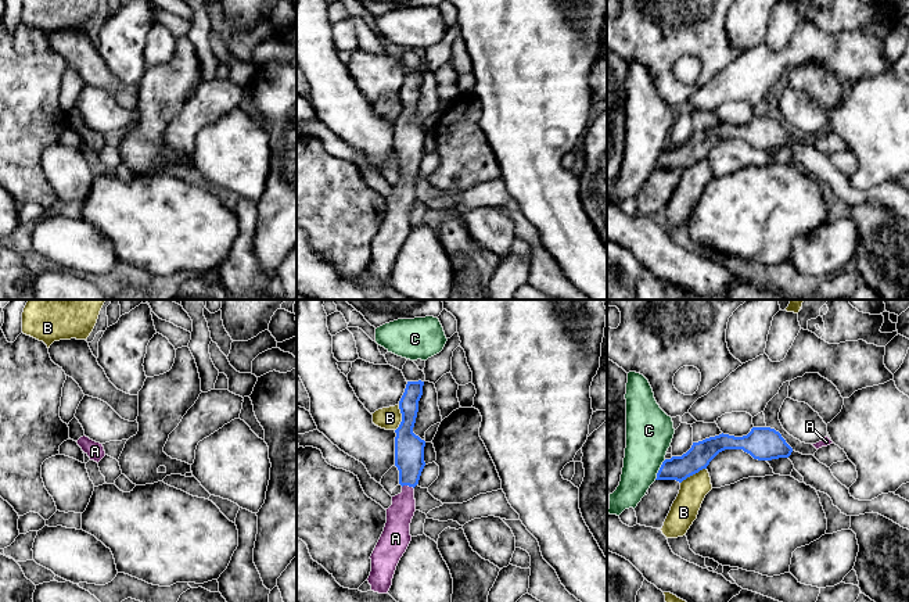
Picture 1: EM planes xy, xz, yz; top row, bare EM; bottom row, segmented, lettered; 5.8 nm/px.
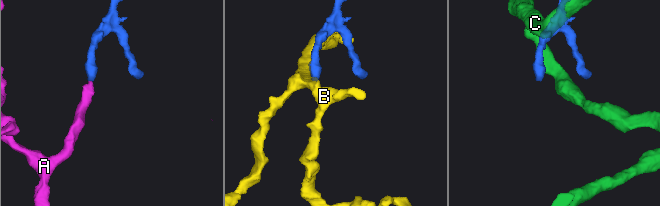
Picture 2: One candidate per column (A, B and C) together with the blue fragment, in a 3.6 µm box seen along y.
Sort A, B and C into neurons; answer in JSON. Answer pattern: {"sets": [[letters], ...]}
{"sets": [["A"], ["B"], ["C"]]}

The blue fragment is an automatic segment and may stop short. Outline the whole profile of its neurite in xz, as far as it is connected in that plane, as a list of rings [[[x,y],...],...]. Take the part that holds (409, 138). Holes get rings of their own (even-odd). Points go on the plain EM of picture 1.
[[[421,69],[407,71],[399,90],[402,111],[395,119],[395,155],[399,160],[402,182],[392,186],[392,194],[385,198],[387,212],[370,246],[371,261],[367,268],[371,280],[378,283],[388,283],[396,255],[412,230],[410,212],[416,201],[414,176],[425,155],[425,130],[413,122],[423,75]]]

